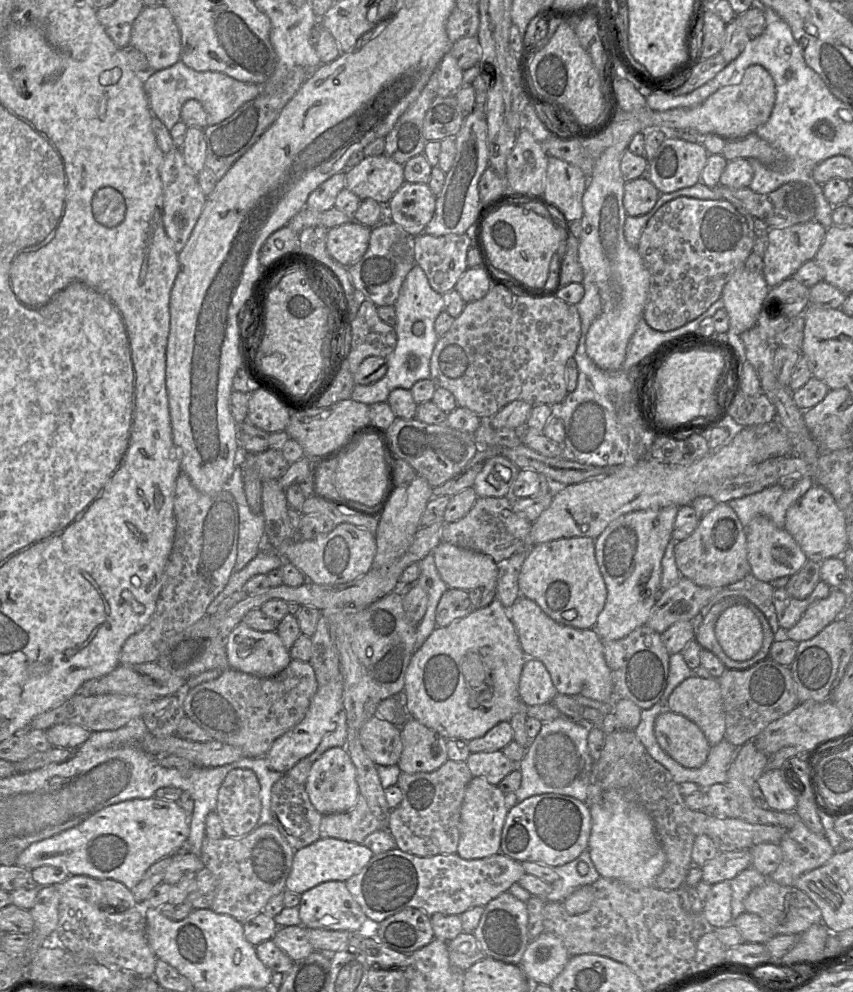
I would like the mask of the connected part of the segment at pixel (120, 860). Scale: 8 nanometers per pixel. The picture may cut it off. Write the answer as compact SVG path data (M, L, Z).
M156 797L125 800L98 811L77 826L32 843L19 854L15 865L29 870L44 865L55 866L66 870L70 876L84 875L97 880L112 879L132 890L151 865L185 848L190 834L189 823L190 816L177 801Z

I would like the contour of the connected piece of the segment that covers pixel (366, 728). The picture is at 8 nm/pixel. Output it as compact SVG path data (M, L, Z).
M374 715L361 727L360 740L377 766L398 763L402 752L401 727Z

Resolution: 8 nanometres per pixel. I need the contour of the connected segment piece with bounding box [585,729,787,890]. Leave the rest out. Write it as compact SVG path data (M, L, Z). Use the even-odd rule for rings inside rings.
M621 729L606 735L601 756L592 766L585 803L599 802L602 794L610 789L623 790L627 800L638 803L651 817L666 856L664 868L654 882L654 886L661 890L675 890L684 885L692 866L693 843L698 835L707 835L719 853L725 853L750 850L763 843L779 844L787 832L781 826L751 824L739 818L718 818L689 809L672 774L651 757L632 729Z

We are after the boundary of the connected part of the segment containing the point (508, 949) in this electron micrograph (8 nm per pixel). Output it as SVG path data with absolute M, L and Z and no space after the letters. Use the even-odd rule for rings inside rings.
M507 891L491 900L484 907L484 912L473 935L487 957L505 963L521 965L523 954L530 942L527 924L528 911L526 903Z

